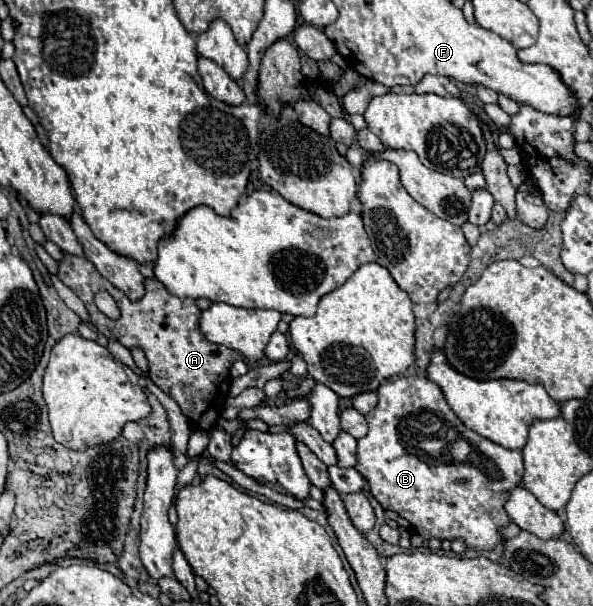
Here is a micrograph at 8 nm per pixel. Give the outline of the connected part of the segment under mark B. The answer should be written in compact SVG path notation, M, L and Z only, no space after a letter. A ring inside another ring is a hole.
M416 375L380 385L378 405L368 413L368 427L366 437L358 439L356 469L384 509L396 511L426 537L462 537L468 547L478 549L492 549L496 543L504 541L498 527L510 523L504 503L524 473L520 451L500 447L498 443L468 429L448 407L438 385ZM434 415L448 421L470 443L472 451L466 461L440 463L416 451L412 439L418 429L428 429Z

